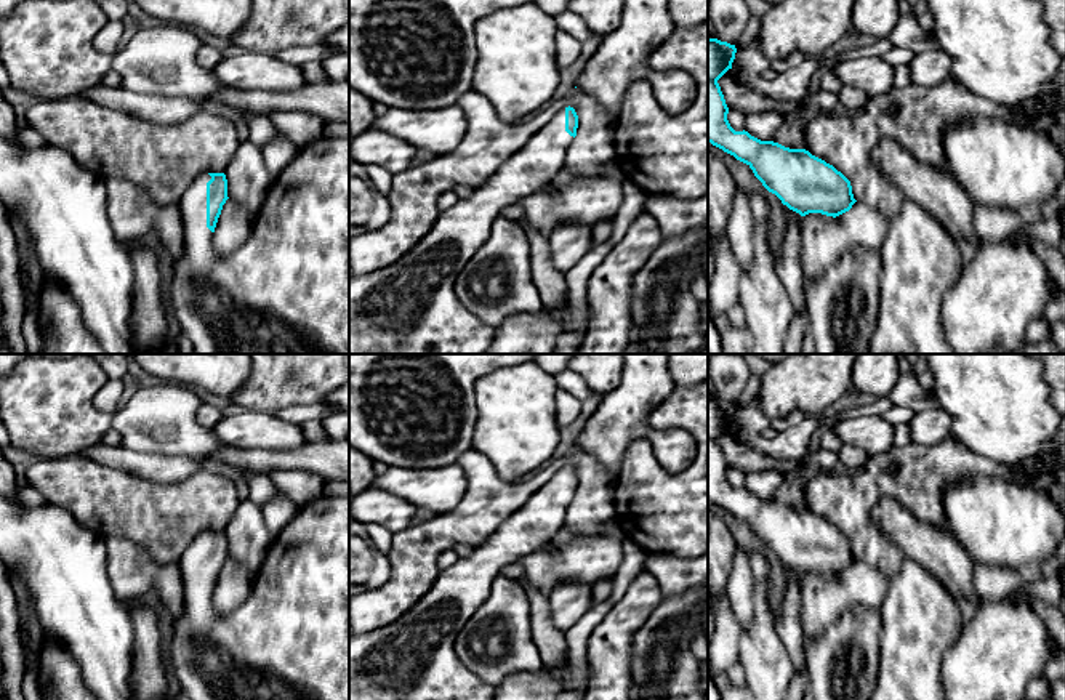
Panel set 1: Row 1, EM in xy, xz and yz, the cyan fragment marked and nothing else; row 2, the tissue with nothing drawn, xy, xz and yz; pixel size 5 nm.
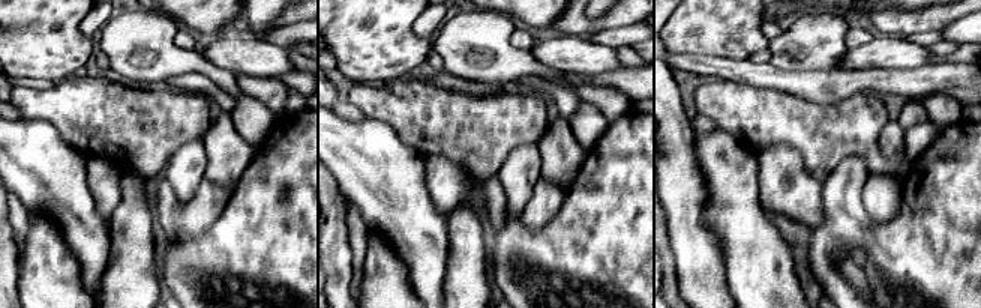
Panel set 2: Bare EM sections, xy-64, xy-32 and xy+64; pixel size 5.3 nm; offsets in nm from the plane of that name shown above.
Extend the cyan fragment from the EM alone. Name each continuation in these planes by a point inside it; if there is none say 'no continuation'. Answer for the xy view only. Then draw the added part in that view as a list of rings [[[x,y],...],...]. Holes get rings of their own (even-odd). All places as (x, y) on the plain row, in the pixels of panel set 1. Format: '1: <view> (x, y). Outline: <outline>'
1: xy (290, 639). Outline: [[[322,495],[299,508],[271,545],[248,599],[229,614],[215,609],[207,586],[210,538],[208,532],[199,533],[178,561],[184,607],[167,662],[183,694],[191,700],[349,700],[349,495]]]

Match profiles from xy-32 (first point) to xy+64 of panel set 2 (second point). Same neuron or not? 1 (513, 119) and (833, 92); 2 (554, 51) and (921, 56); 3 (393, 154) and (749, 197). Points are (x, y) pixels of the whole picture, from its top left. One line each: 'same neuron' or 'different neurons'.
1: different neurons
2: same neuron
3: same neuron

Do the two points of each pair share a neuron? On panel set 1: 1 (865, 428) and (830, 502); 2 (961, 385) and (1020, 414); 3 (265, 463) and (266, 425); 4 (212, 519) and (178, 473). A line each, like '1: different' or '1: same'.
1: different
2: same
3: different
4: different

